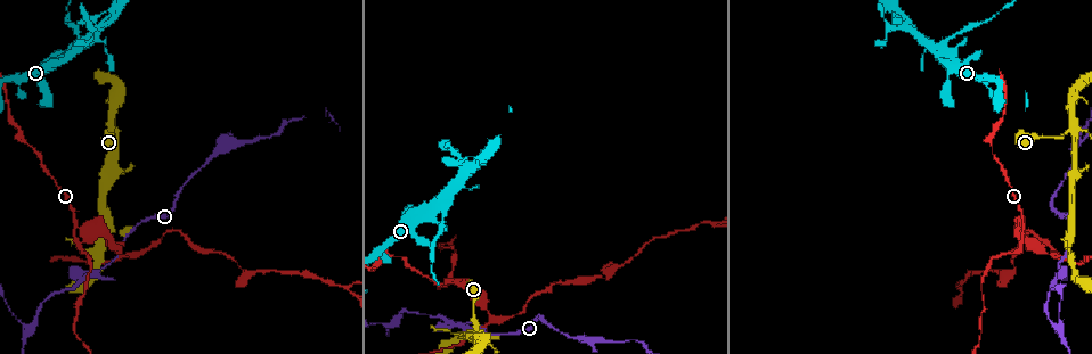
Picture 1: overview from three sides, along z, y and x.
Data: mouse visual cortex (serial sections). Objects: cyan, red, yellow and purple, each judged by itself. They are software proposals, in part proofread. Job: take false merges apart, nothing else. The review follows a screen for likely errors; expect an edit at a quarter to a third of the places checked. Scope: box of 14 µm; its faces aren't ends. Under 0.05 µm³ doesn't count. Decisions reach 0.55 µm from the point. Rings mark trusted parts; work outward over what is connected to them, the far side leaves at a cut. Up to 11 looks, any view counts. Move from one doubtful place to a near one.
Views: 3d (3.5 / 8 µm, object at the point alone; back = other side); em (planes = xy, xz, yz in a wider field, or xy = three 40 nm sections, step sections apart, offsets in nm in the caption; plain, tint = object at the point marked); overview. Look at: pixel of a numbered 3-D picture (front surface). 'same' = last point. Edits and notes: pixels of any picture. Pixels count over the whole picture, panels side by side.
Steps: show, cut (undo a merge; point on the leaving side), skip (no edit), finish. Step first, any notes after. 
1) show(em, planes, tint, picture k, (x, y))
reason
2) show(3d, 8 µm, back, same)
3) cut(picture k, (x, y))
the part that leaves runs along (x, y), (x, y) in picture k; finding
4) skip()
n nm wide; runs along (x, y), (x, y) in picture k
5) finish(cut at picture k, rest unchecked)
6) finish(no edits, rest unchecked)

show(3d, 3.5 µm, back, picture 1, (1071, 131))
abrupt turn

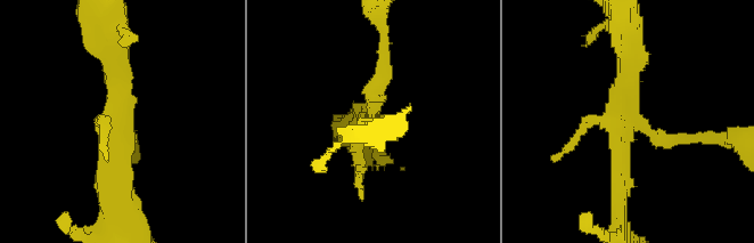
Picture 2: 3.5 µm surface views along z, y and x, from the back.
show(em, planes, tint, picture 2, (117, 121))

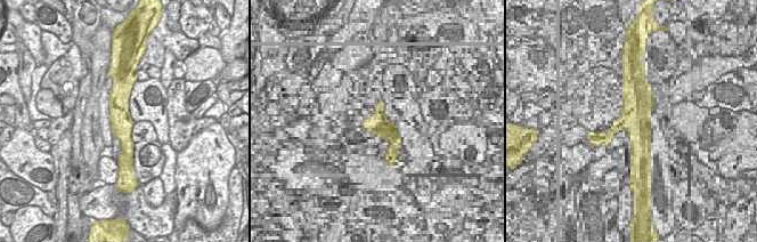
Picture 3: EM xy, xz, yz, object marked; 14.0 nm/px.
skip()
arms of 150, 200, 300, 350 nm; runs along (696, 136), (655, 139), (629, 122), (620, 202) in picture 2; all the same cell

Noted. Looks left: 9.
show(3d, 3.5 µm, picture 1, (74, 239))

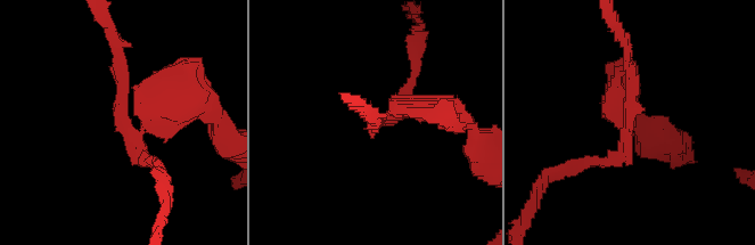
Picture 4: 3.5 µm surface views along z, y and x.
show(em, xy, step 5, tint, picture 4, (625, 126))
3 arms; arms of 100, 200, 300 nm; now the EM

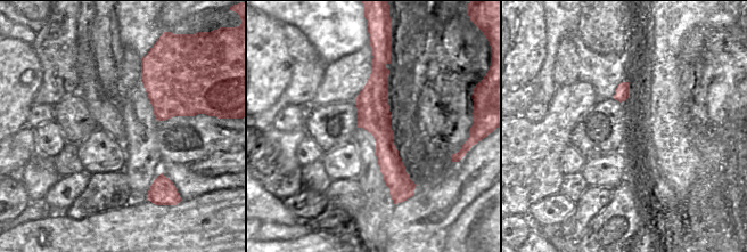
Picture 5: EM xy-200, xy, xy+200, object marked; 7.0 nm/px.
cut(picture 4, (157, 95))
the part that leaves runs along (141, 124), (200, 104), (221, 131) in picture 4; a second cell is stuck on

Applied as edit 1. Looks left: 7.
show(overview)
see it whole again

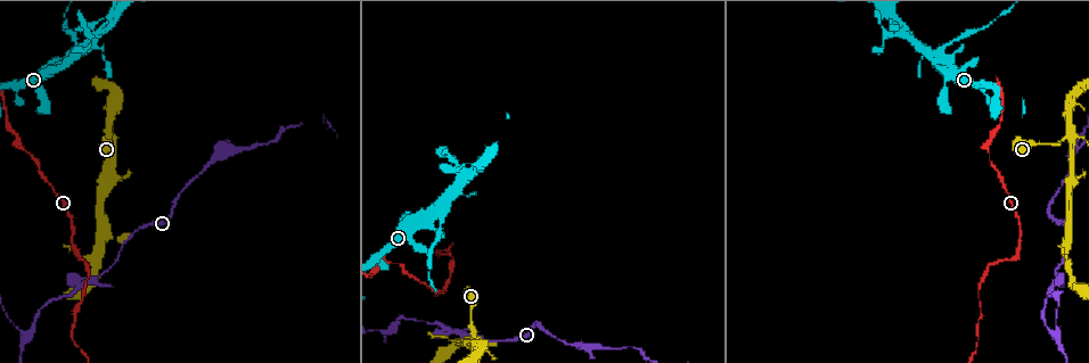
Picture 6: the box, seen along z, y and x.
show(3d, 3.5 µm, picture 6, (448, 331))
arms part here

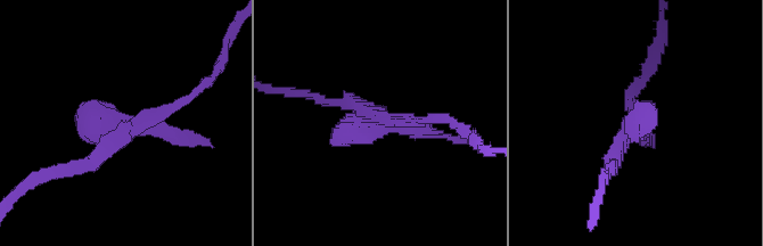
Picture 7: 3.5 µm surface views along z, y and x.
show(em, planes, tint, picture 7, (128, 129))
now the EM

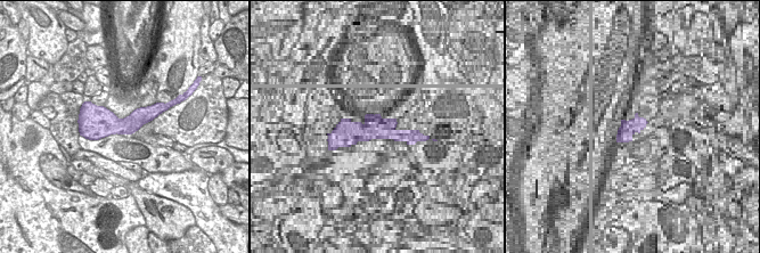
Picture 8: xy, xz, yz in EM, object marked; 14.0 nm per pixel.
show(em, xy, step 3, tint, same)

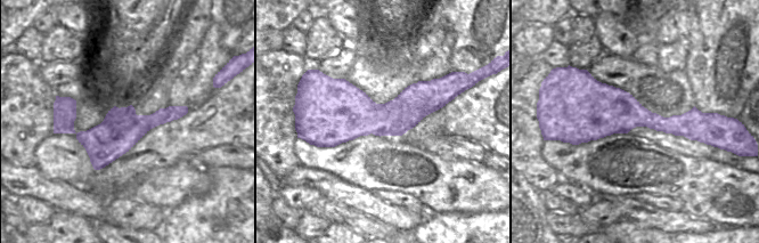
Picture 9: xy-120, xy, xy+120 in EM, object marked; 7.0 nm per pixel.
cut(picture 7, (351, 139))
the part that leaves runs along (379, 129), (351, 129), (334, 144) in picture 7; a second cell is stuck on

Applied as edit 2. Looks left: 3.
show(overview)
see it whole again

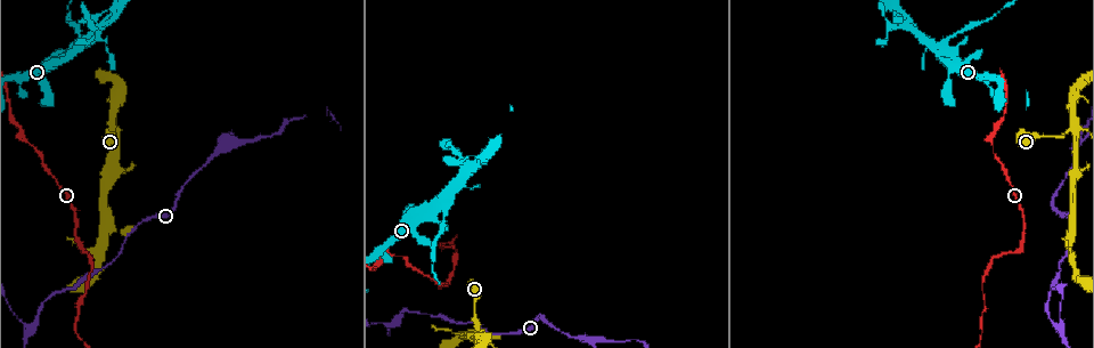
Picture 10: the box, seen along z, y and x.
show(3d, 3.5 µm, picture 10, (392, 322))
three arms meet

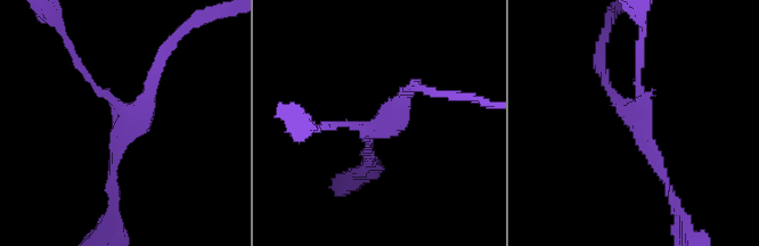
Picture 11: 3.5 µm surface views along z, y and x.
show(em, xy, step 5, tint, picture 11, (129, 116))
3 arms; arms of 100, 150, 150 nm; shape alone is not enough

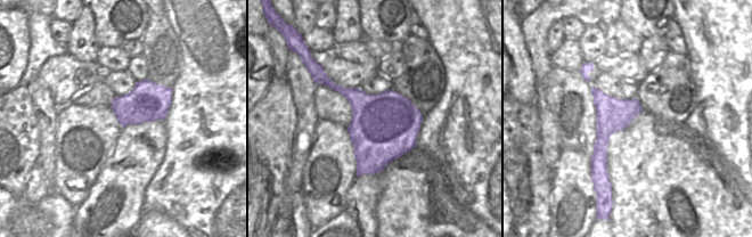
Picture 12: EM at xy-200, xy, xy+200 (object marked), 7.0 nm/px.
skip()
480 nm wide; runs along (594, 90), (607, 185) in picture 12; all the same cell

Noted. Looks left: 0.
finish(cut at picture 4, cut at picture 7, rest unchecked)

